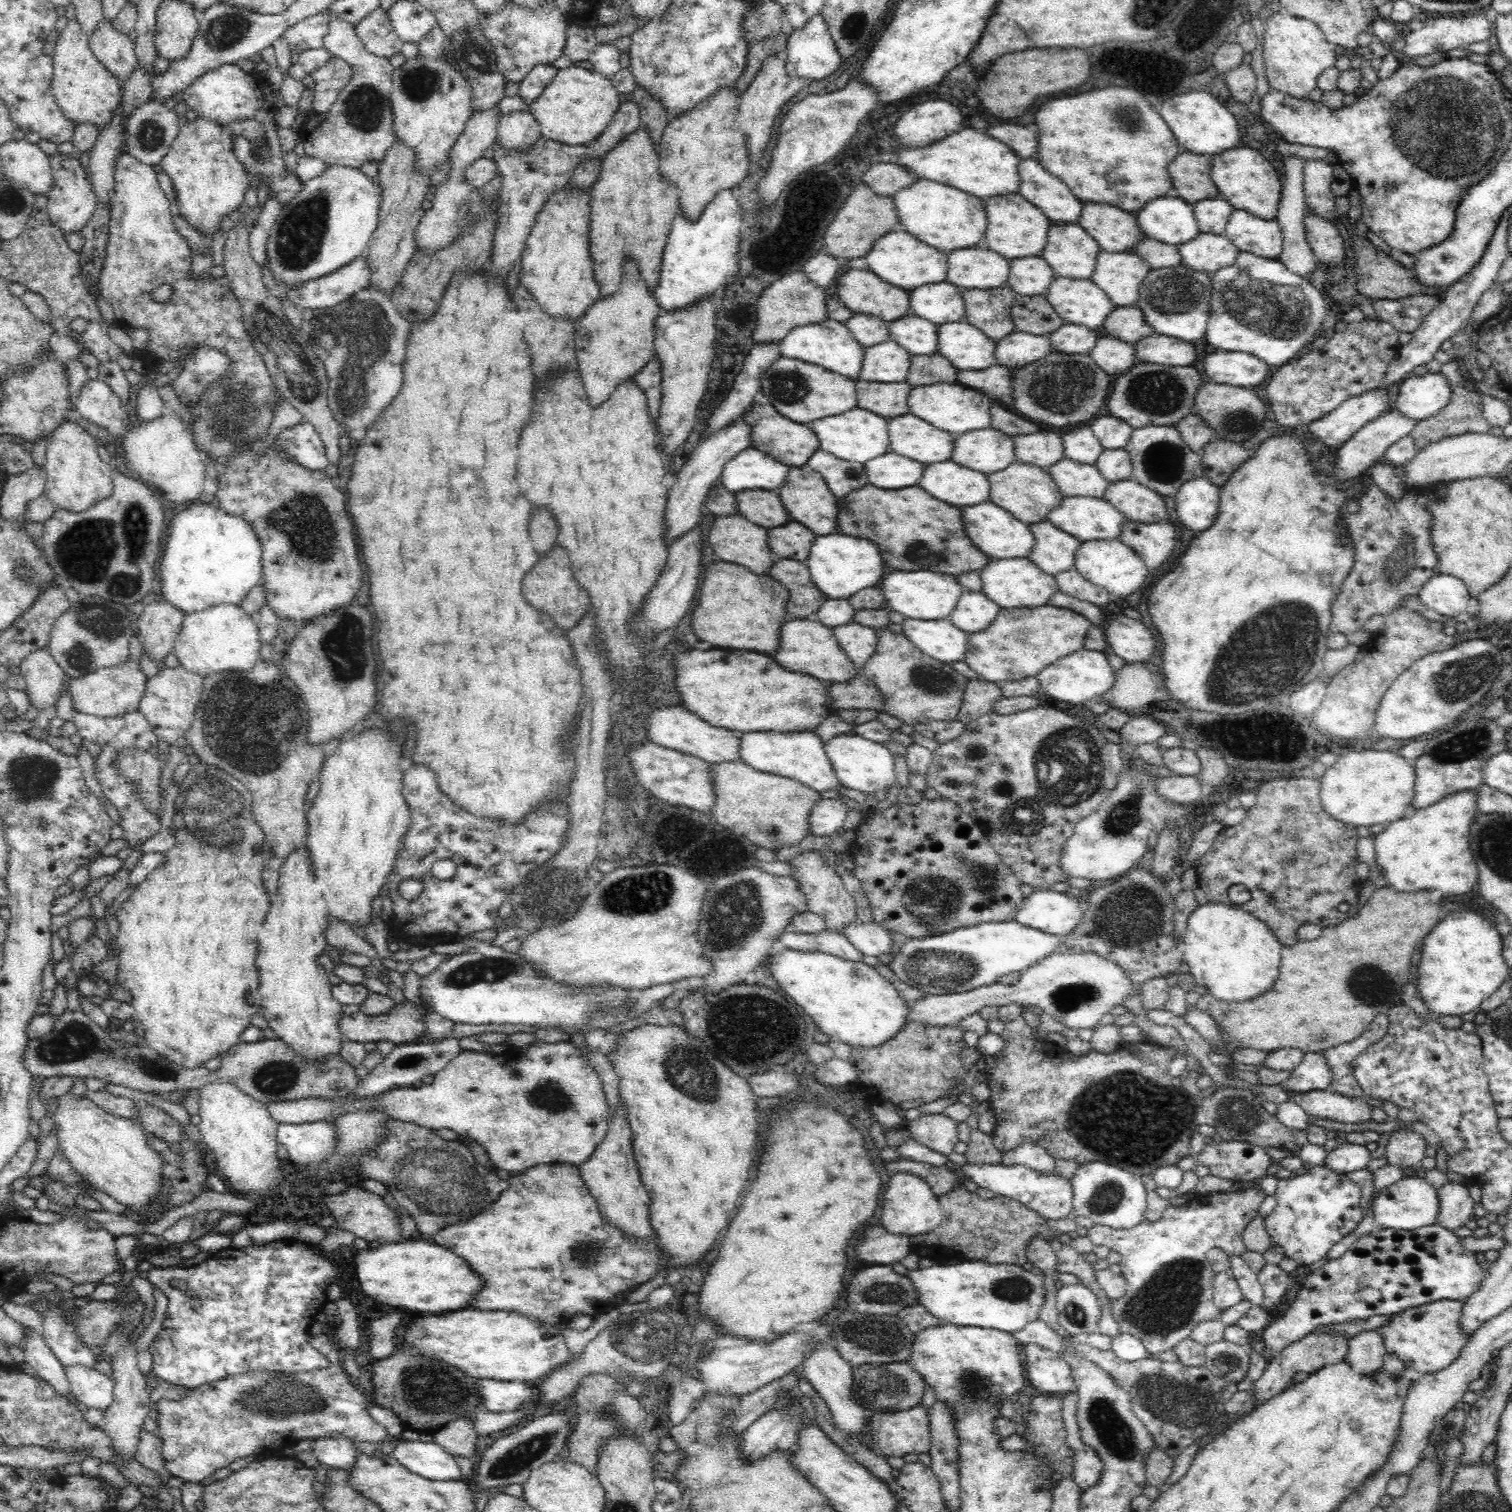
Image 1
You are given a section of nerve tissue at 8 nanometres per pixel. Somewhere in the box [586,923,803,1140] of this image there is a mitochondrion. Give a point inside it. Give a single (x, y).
(746, 1029)

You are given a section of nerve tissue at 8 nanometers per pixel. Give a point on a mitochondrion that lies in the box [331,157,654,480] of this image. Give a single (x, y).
(464, 210)

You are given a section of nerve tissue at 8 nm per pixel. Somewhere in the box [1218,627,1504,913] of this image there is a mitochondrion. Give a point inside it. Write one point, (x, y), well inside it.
(1458, 680)

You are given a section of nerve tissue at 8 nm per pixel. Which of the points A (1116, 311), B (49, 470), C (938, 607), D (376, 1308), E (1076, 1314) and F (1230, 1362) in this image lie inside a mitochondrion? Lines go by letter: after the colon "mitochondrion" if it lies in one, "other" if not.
A: other
B: other
C: other
D: other
E: mitochondrion
F: mitochondrion

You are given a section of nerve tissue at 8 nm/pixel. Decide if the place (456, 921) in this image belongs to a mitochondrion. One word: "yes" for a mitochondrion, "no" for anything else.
no

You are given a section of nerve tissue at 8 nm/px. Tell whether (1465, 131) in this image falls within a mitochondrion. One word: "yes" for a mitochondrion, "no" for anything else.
yes

